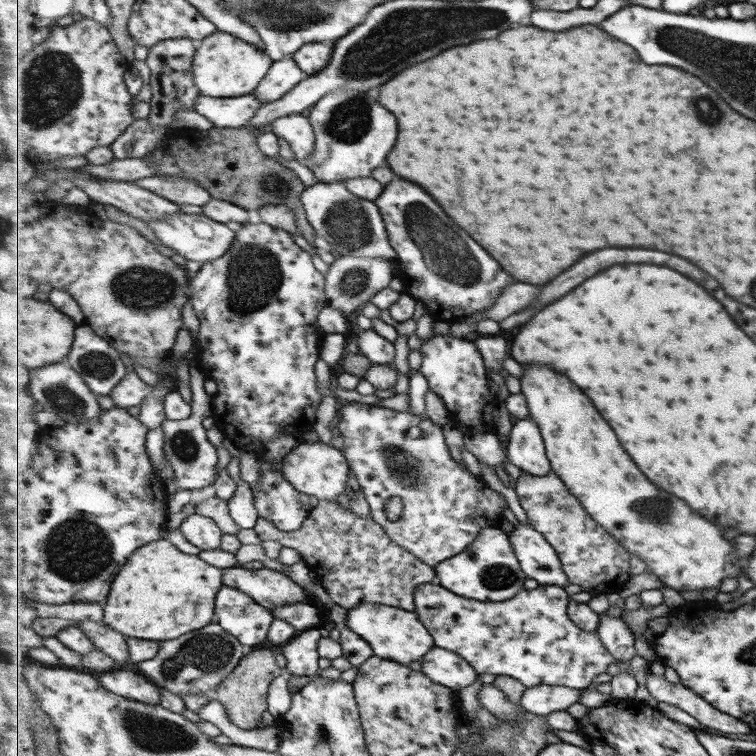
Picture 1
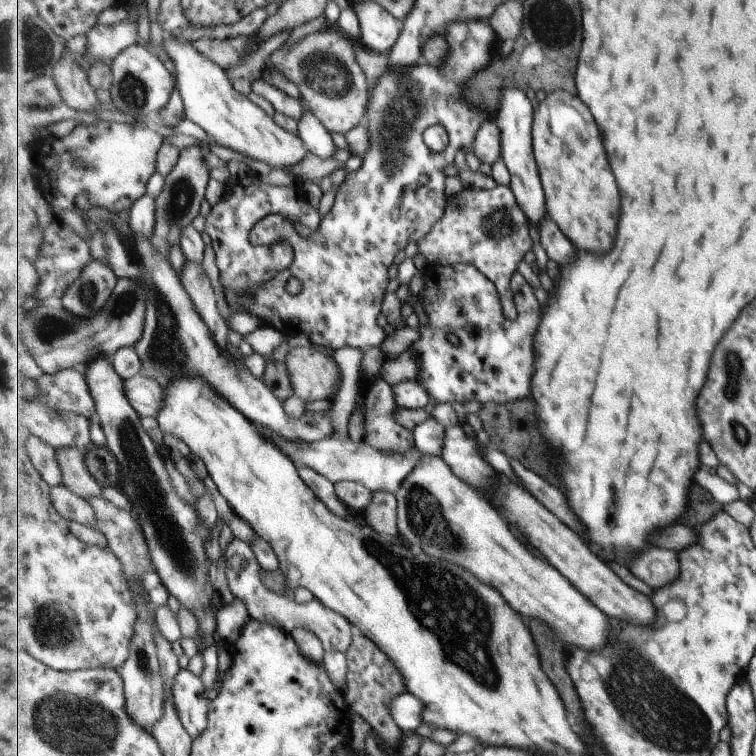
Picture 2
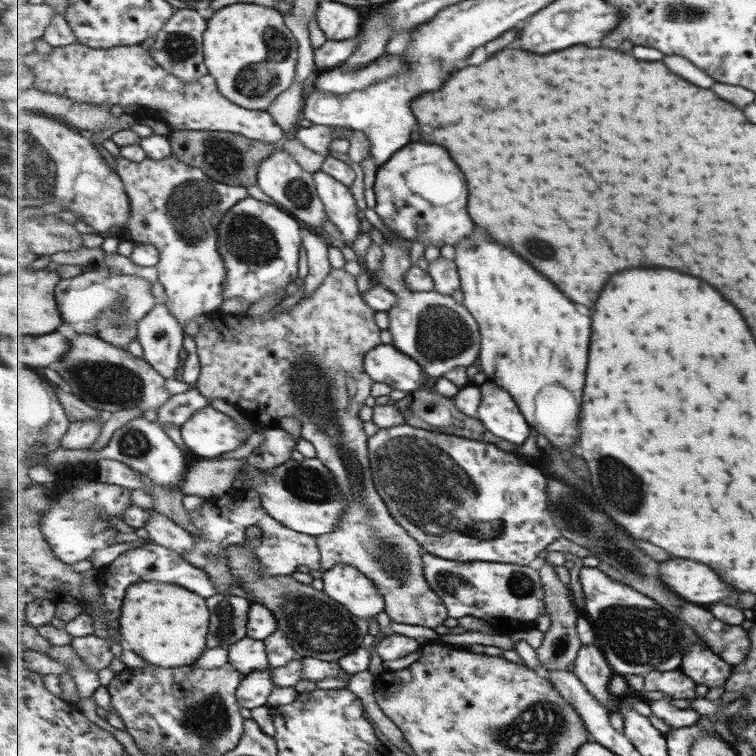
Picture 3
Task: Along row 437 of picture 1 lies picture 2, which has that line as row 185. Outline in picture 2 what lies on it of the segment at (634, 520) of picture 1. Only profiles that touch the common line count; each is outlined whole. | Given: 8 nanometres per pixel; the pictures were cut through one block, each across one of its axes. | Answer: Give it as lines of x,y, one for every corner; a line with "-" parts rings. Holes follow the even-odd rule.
558,90
552,95
547,95
546,101
540,104
534,114
534,152
546,191
548,215
565,232
565,236
575,242
575,246
595,254
609,252
617,236
617,224
621,216
621,196
607,160
601,130
589,106
579,96
566,90

